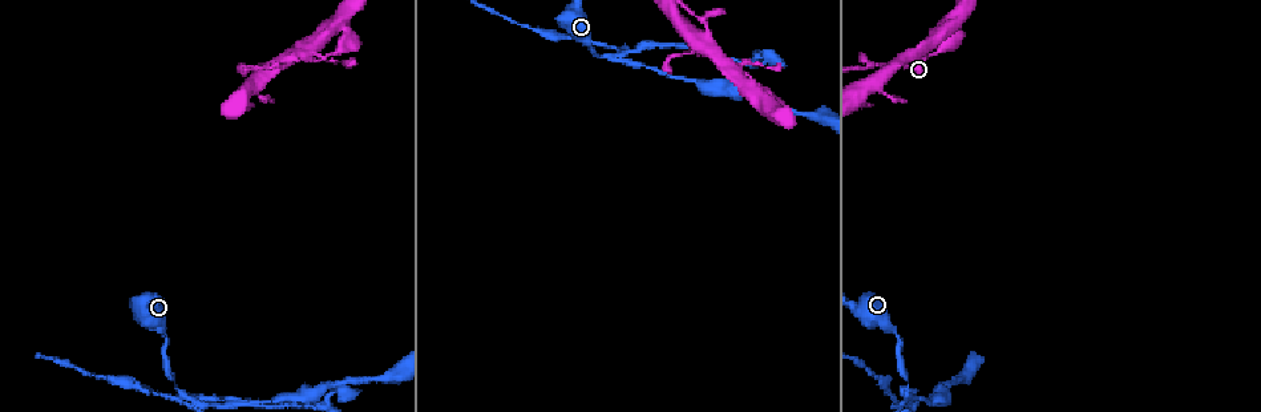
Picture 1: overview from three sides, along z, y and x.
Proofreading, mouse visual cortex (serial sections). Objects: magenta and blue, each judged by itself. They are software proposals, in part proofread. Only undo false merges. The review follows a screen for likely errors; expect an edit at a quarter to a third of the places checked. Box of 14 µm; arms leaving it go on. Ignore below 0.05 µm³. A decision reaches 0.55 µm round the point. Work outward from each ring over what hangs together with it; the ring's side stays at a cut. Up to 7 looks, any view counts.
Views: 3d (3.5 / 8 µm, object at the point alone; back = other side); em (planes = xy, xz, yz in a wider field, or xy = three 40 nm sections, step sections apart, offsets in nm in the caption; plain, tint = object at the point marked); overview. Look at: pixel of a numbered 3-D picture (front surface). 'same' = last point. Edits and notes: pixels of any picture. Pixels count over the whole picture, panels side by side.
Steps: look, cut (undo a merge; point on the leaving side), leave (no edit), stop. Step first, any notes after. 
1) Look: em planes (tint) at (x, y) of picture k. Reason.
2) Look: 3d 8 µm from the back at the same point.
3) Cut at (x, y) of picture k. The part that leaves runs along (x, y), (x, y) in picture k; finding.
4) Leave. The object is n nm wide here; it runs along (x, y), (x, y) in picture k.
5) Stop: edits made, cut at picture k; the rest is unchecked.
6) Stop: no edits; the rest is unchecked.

Look: 3d 3.5 µm at (900, 336) of picture 1. Thin neck.

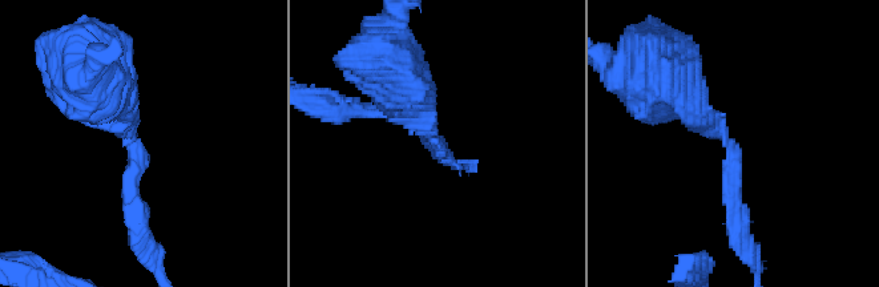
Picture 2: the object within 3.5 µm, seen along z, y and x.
Look: em xy step 2 (tint) at (133, 151) of picture 2. The arms are 250, 400 nm wide.

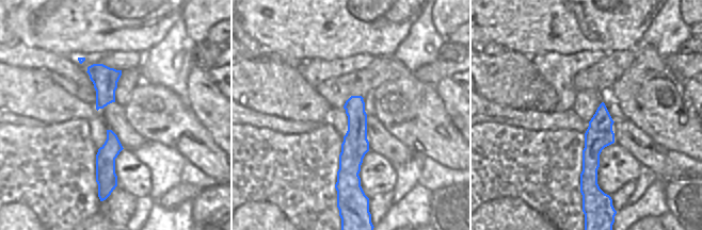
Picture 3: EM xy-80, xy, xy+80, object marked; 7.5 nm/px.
Leave. It runs along (677, 88), (734, 153), (741, 234) in picture 2; one cell here.

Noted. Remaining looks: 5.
Look: 3d 3.5 µm at (613, 55) of picture 1. Four or more arms meet.

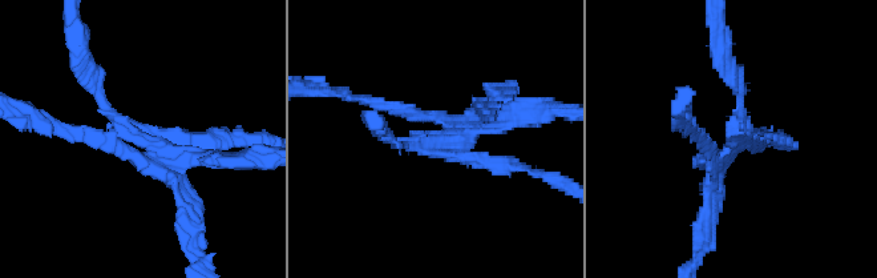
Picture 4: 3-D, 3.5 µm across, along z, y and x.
Look: em planes (tint) at (433, 142) of picture 4.

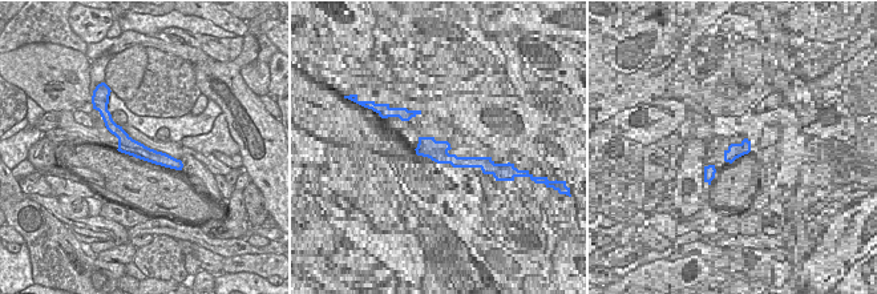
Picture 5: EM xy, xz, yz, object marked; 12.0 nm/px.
Cut at (106, 146) of picture 4. The part that leaves runs along (176, 154), (180, 158), (265, 158) in picture 4; two cells meet here.

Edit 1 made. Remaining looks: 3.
Look: 3d 8 µm at (701, 19) of picture 1. Abrupt turn.

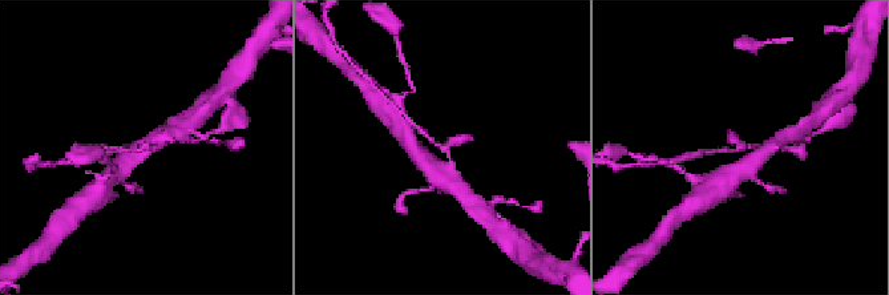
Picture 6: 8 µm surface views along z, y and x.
Look: 3d 3.5 µm at (149, 149) of picture 6. Closer look.

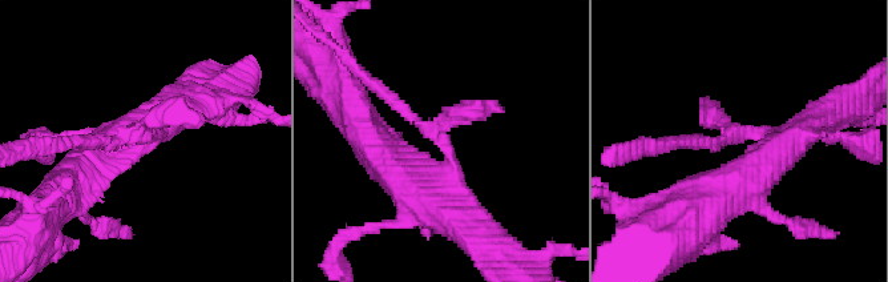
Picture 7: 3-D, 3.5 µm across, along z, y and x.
Look: em xy step 5 (tint) at (735, 136) of picture 7.

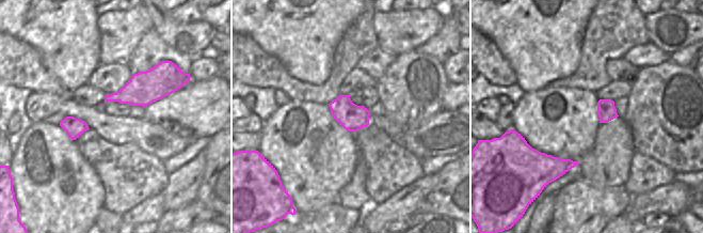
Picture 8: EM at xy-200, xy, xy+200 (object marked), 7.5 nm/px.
Cut at (380, 89) of picture 7. The part that leaves runs along (414, 119), (336, 51) in picture 7; two cells meet here.

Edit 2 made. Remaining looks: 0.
Stop: edits made, cut at picture 4, cut at picture 7; the rest is unchecked.

